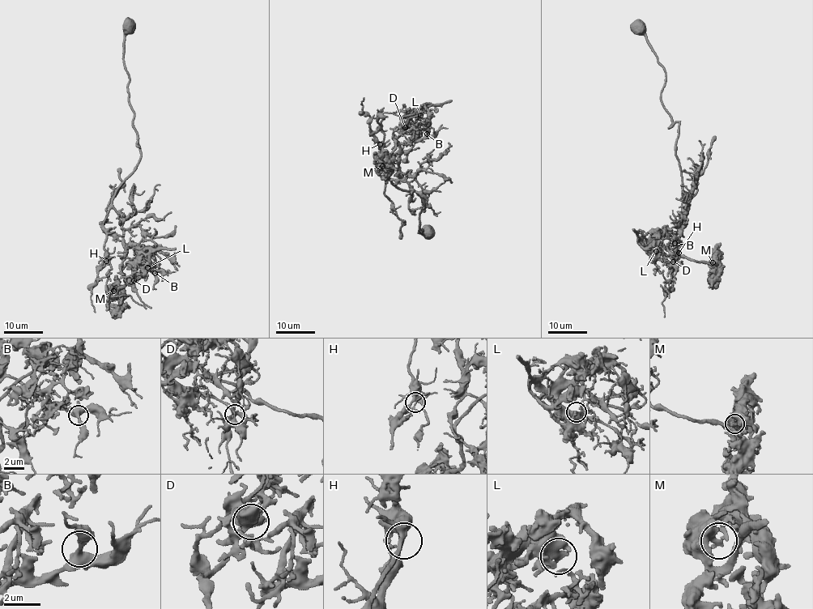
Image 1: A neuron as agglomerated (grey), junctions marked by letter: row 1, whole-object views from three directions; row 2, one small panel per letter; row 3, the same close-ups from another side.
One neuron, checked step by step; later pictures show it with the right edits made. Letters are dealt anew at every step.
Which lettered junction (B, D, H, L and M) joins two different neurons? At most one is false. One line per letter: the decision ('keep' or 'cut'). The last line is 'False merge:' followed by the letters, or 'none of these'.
B: keep
D: cut
H: keep
L: keep
M: keep
False merge: D

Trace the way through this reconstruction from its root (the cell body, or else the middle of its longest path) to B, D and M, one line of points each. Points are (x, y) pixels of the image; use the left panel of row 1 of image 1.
B: (123, 183), (116, 191), (112, 206), (122, 219), (125, 256), (155, 273)
D: (123, 183), (116, 191), (112, 206), (122, 219), (125, 254), (121, 271), (133, 279)
M: (123, 183), (116, 191), (112, 206), (122, 219), (125, 254), (121, 270), (125, 283), (112, 295), (113, 291)

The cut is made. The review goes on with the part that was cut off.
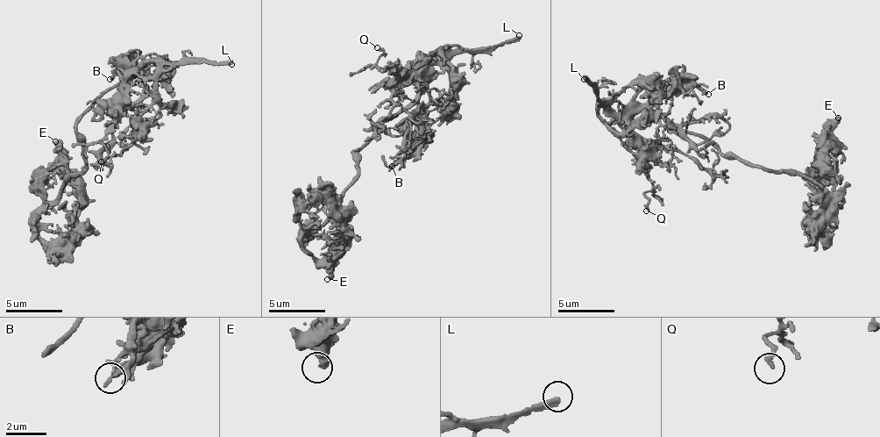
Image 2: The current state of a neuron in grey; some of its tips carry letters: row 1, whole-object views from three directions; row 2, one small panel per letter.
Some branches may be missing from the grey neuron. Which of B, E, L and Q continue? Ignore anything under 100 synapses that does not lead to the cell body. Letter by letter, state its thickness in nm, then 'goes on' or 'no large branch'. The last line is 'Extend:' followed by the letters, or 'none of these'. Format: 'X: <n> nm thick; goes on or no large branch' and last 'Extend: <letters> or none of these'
B: 280 nm thick; no large branch
E: 480 nm thick; no large branch
L: 340 nm thick; goes on
Q: 240 nm thick; no large branch
Extend: L

